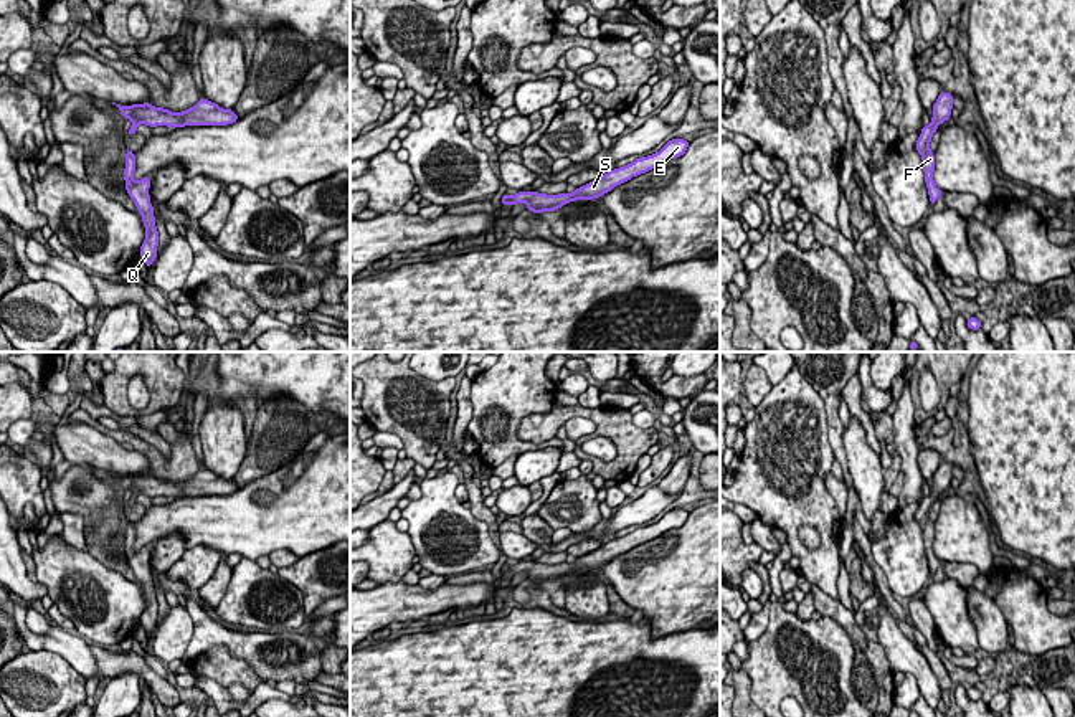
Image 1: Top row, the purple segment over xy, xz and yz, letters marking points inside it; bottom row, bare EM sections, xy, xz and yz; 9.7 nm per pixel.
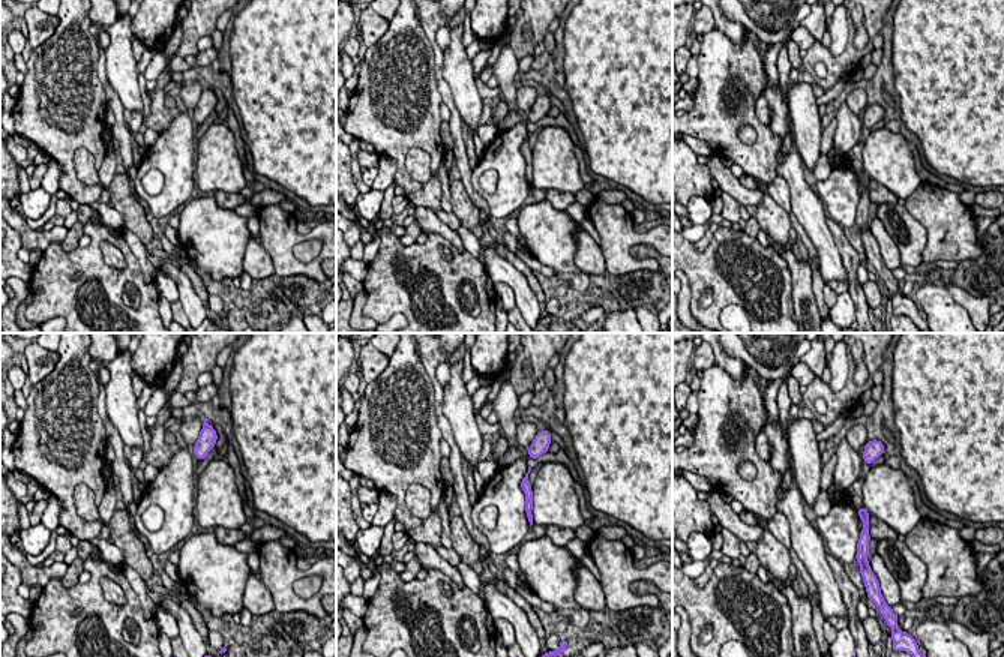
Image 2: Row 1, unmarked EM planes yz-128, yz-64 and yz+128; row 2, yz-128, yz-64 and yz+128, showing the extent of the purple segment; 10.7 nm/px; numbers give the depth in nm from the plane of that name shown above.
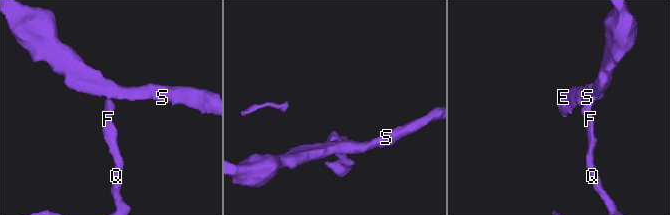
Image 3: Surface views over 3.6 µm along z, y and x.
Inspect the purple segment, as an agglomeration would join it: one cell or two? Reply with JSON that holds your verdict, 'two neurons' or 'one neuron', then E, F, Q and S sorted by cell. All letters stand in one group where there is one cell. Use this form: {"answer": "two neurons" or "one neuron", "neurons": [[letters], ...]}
{"answer": "one neuron", "neurons": [["E", "F", "Q", "S"]]}

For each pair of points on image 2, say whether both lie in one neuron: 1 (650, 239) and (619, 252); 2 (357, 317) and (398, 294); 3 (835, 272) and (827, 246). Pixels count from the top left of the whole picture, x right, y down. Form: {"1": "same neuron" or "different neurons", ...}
{"1": "same neuron", "2": "different neurons", "3": "same neuron"}

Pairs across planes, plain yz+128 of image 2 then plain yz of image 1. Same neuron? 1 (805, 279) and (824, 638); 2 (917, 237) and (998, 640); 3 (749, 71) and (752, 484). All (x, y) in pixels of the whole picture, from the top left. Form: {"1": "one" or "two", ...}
{"1": "two", "2": "one", "3": "one"}

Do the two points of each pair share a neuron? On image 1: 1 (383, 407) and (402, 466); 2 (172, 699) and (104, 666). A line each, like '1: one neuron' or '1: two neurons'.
1: two neurons
2: one neuron

